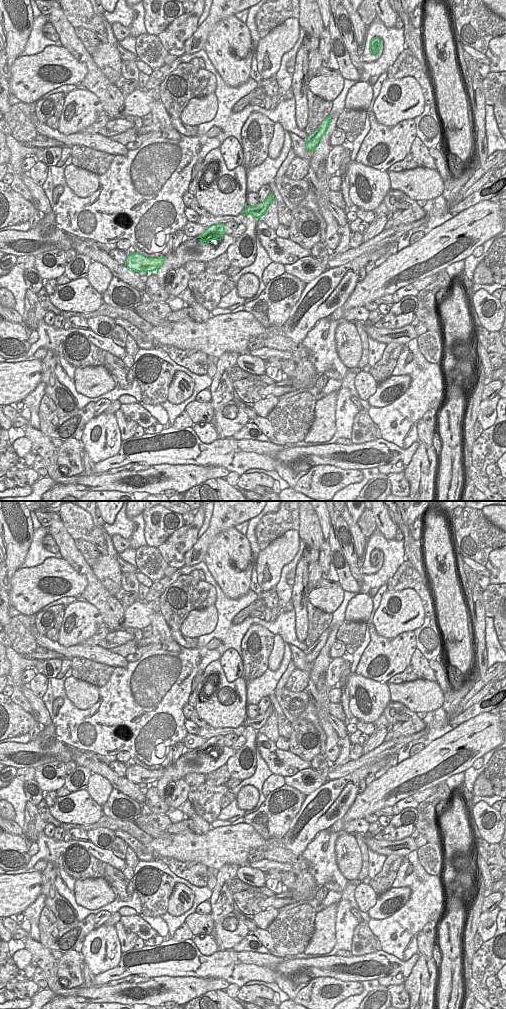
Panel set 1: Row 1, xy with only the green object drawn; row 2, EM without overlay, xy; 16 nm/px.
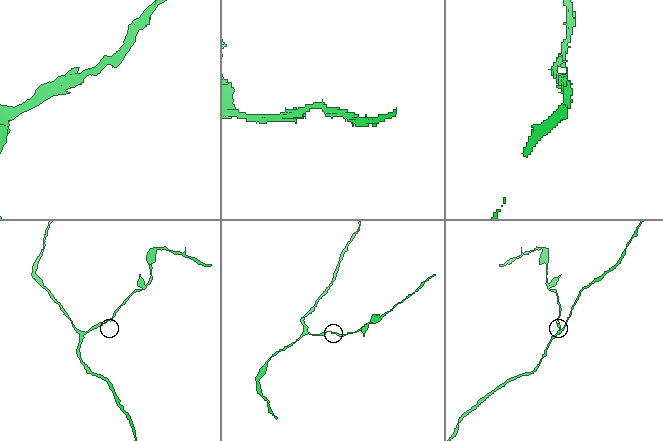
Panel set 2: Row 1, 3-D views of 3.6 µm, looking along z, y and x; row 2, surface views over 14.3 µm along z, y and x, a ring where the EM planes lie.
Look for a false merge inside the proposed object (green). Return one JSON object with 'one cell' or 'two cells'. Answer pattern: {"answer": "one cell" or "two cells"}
{"answer": "two cells"}

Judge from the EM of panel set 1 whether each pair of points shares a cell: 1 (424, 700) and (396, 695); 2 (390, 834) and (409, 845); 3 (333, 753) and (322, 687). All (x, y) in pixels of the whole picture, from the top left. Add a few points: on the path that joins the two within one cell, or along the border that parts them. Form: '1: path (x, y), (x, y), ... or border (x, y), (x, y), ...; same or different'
1: path (417, 696), (403, 695); same
2: border (408, 836), (396, 840), (375, 839); different
3: path (331, 737), (324, 723), (324, 703); same

